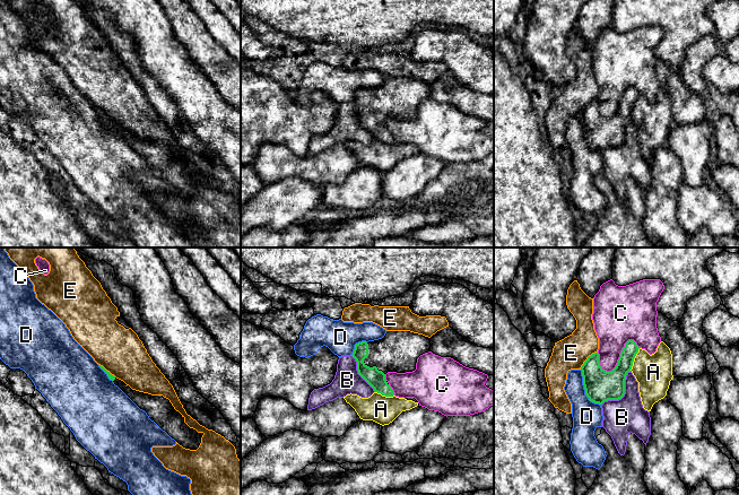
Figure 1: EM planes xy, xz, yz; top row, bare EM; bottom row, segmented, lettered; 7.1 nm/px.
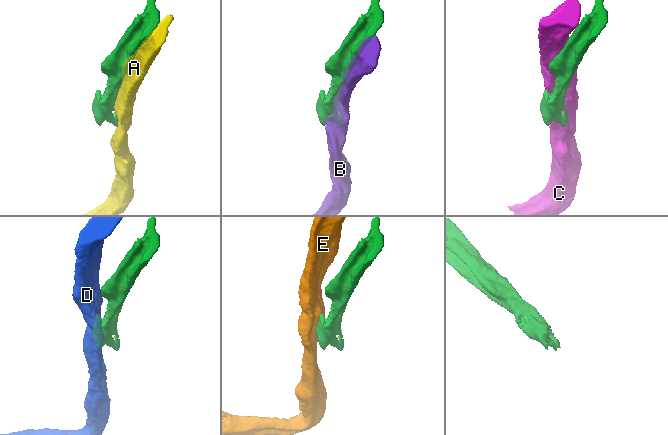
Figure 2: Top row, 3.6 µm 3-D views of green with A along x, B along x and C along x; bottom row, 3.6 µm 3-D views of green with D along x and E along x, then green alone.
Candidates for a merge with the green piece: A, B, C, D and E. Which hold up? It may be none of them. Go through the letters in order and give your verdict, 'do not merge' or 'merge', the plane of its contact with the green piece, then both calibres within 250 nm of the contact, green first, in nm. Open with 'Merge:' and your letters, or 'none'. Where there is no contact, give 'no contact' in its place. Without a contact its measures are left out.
Merge: none
A: do not merge; contact in yz; calibres 200 and 260 nm
B: do not merge; contact in yz; calibres 220 and 260 nm
C: do not merge; contact in yz; calibres 220 and 320 nm
D: do not merge; contact in yz; calibres 220 and 200 nm
E: do not merge; contact in yz; calibres 220 and 240 nm

